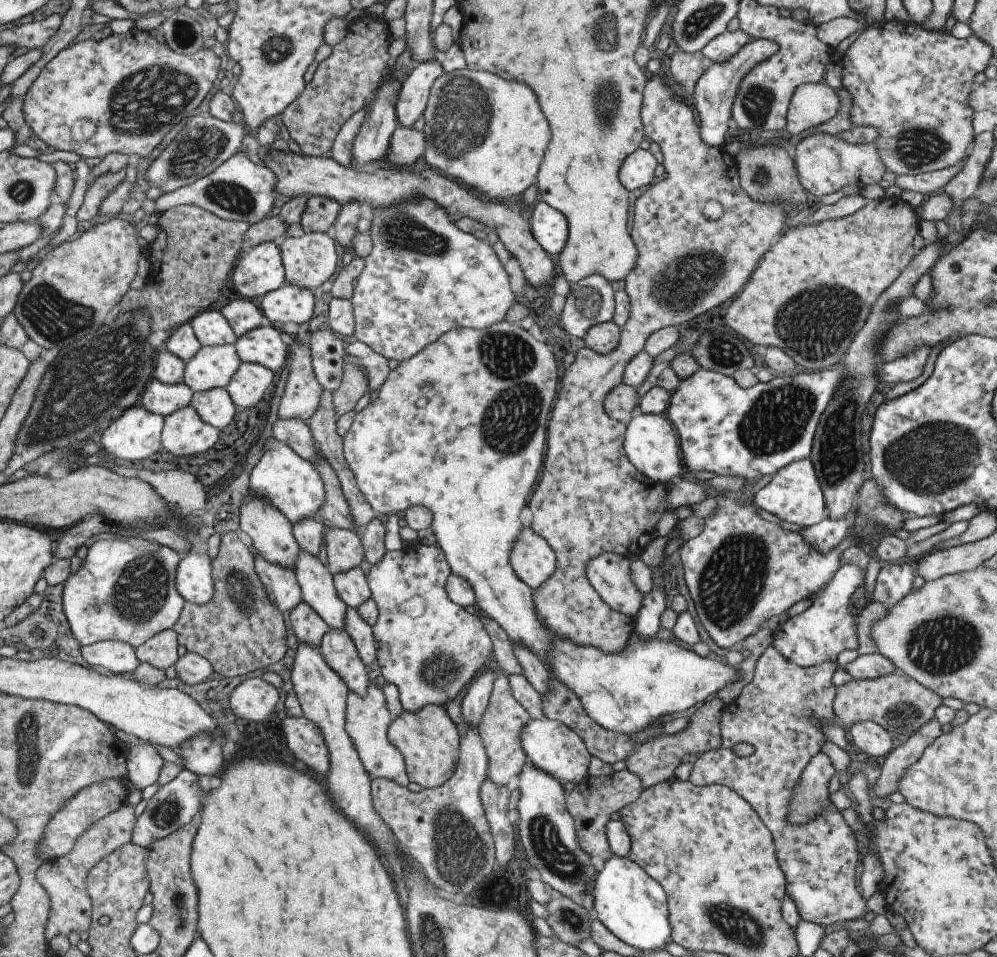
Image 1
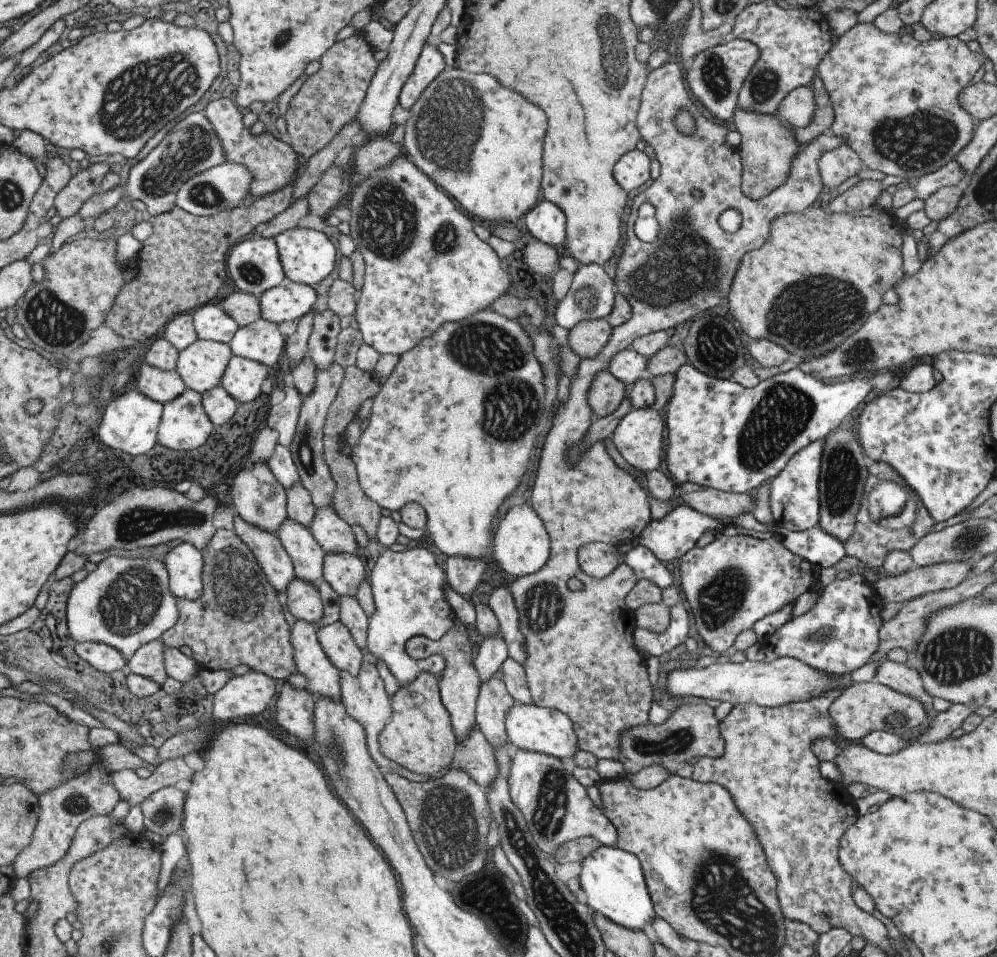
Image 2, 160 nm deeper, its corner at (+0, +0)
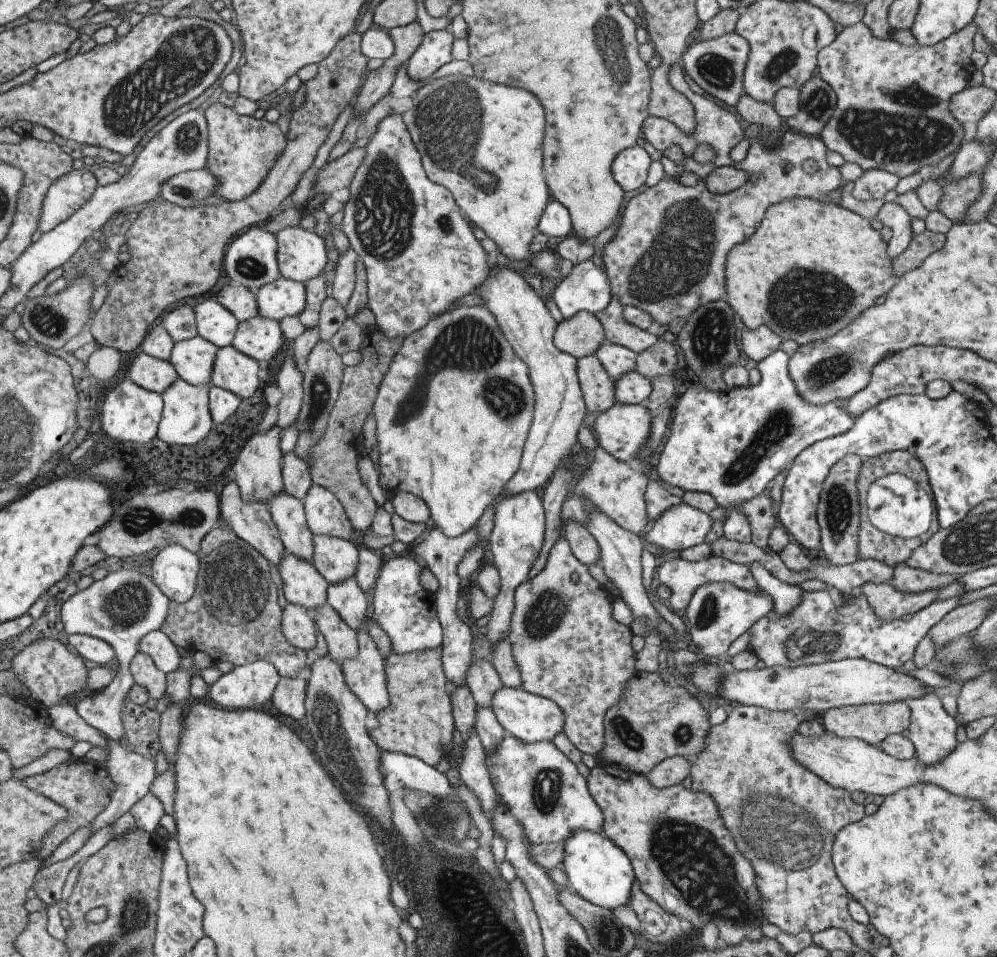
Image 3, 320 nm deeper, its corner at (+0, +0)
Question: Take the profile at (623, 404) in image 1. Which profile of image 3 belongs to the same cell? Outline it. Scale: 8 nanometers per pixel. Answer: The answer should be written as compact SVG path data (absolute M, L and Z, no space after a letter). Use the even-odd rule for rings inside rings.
M594 355L583 356L576 360L576 376L587 413L599 416L603 412L607 412L616 402L615 394L613 394L615 382L605 373Z

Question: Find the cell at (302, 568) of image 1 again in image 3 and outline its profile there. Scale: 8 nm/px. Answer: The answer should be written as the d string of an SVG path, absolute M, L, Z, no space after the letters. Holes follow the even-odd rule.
M283 489L267 500L267 508L284 550L299 560L312 562L313 538L305 523L302 502Z

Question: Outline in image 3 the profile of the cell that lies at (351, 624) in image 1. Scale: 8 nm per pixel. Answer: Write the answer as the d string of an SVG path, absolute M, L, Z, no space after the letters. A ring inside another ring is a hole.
M354 576L331 584L326 589L326 604L329 604L348 628L359 630L365 624L367 600L361 588L357 586Z

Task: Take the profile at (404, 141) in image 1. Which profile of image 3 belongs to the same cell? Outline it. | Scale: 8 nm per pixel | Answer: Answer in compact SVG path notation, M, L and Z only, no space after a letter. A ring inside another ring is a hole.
M357 147L331 162L326 162L315 178L317 182L313 184L313 192L330 195L336 190L349 187L363 156L365 148Z

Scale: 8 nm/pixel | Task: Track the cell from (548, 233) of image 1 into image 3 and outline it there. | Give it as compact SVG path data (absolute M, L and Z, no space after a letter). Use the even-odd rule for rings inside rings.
M551 199L543 212L541 212L541 217L537 222L537 226L535 226L535 230L537 233L547 235L552 243L572 235L567 210L559 202Z

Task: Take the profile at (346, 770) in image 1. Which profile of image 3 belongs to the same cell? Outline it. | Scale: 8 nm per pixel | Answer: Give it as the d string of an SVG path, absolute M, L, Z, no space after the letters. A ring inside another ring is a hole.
M285 604L282 609L282 620L279 624L283 637L293 648L303 653L313 650L317 644L317 631L310 613L297 604Z

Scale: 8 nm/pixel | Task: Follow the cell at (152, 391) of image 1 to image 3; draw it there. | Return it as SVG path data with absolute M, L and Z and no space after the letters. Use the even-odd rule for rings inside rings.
M140 350L135 353L130 362L128 379L143 390L161 395L165 392L165 388L178 378L168 361L151 358Z

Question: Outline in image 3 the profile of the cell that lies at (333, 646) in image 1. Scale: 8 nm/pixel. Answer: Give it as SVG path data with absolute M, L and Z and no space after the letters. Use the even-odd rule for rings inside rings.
M324 603L310 612L316 631L323 636L327 644L327 656L341 664L343 660L355 658L358 652L356 631L347 627L337 612Z

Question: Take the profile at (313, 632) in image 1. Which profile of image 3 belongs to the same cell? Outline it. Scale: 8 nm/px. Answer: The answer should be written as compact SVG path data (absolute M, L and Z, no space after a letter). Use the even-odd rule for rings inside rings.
M285 552L283 553L283 560L279 562L278 570L281 590L287 603L303 606L309 613L326 603L326 589L329 585L317 573L317 570L312 566L312 562L299 560L297 556L291 556L291 554Z

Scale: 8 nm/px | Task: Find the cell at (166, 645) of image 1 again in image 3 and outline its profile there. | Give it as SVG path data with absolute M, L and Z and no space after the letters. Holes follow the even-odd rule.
M143 652L133 656L129 664L129 673L134 684L139 684L149 696L149 700L156 702L161 699L166 690L166 679L151 661L151 658Z

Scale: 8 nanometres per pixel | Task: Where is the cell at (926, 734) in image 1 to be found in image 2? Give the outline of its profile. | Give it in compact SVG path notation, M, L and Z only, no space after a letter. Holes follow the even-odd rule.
M953 703L947 710L935 714L933 720L930 722L930 726L920 733L920 736L917 738L917 743L936 743L945 740L953 730L957 730L957 728L961 726L961 722L963 722L969 714L973 713L974 709L975 708L965 706L961 703Z

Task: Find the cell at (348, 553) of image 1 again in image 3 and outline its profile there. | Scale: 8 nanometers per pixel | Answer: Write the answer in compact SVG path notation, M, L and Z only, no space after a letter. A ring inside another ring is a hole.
M312 484L303 498L305 523L312 536L333 536L351 540L353 531L341 504L331 492Z

